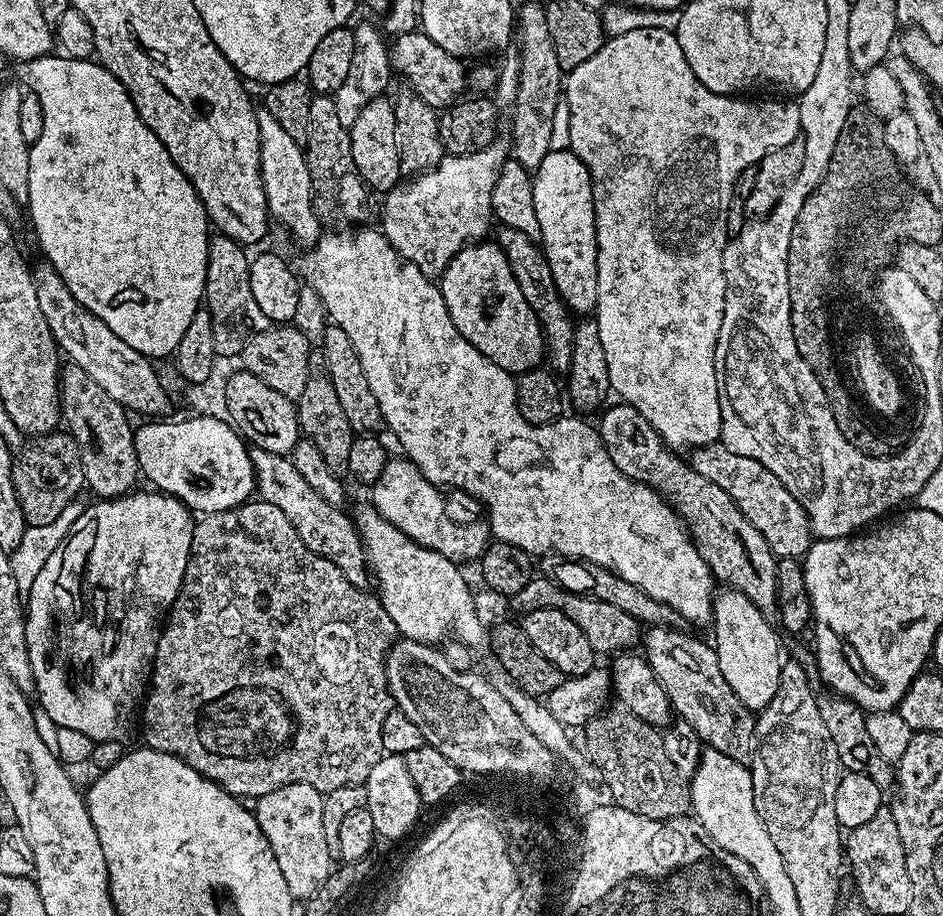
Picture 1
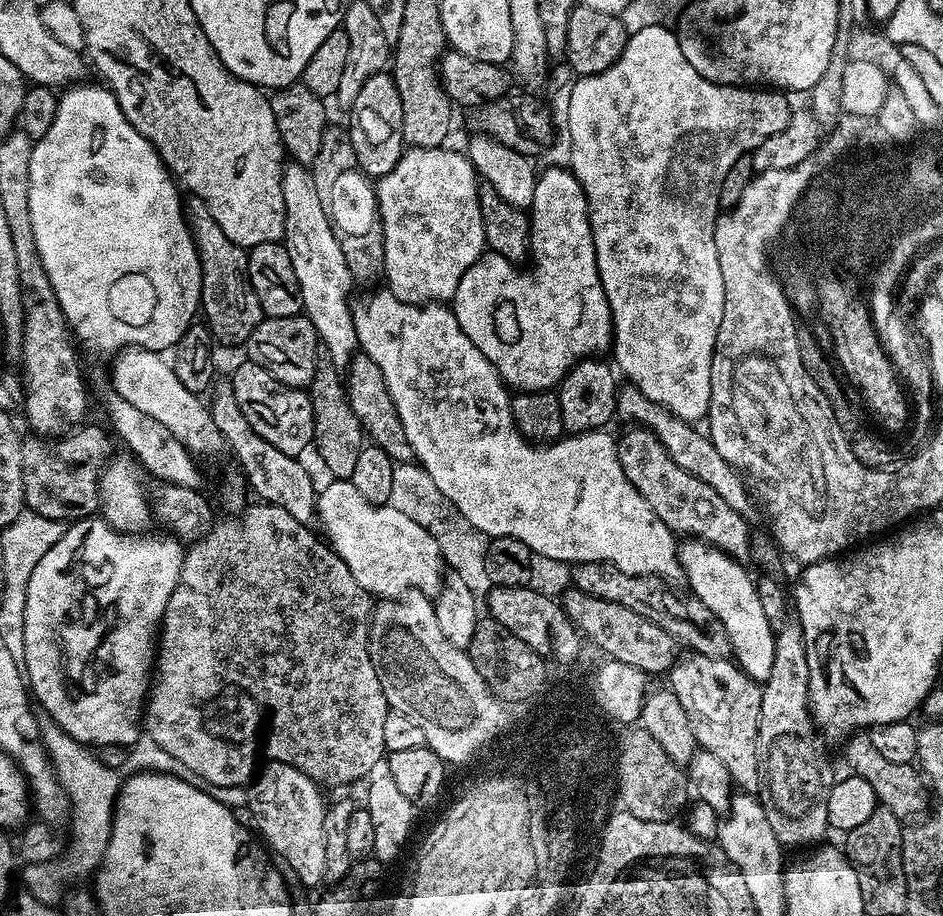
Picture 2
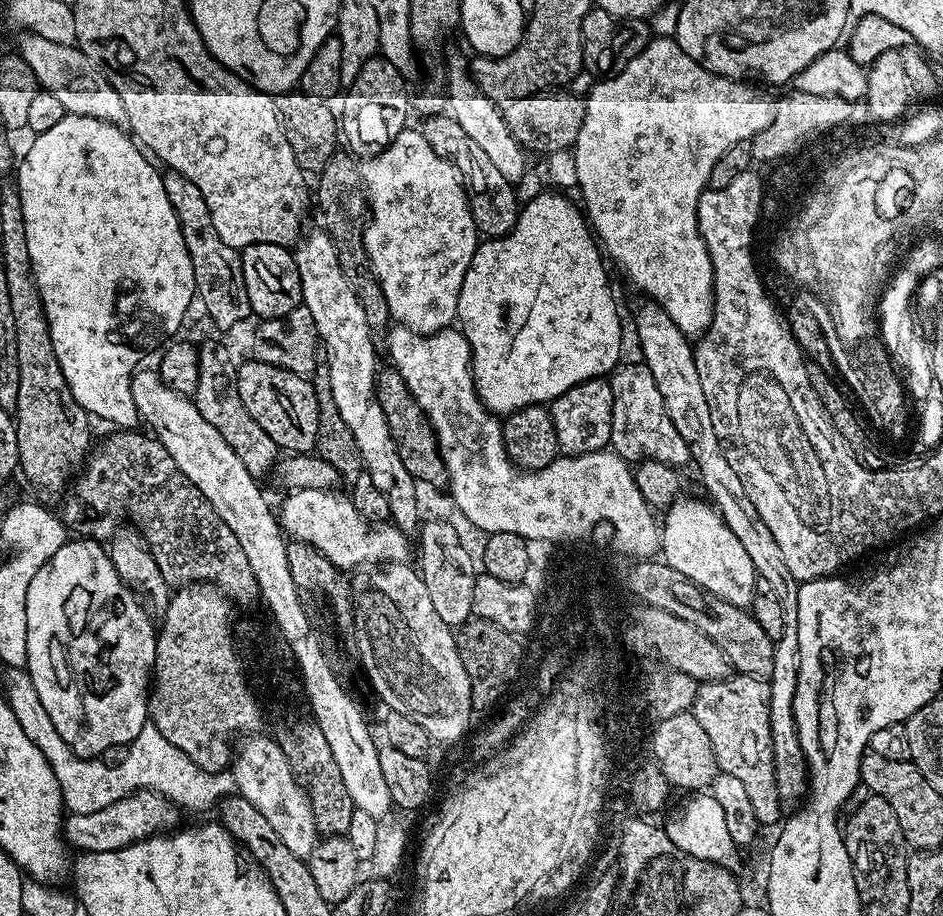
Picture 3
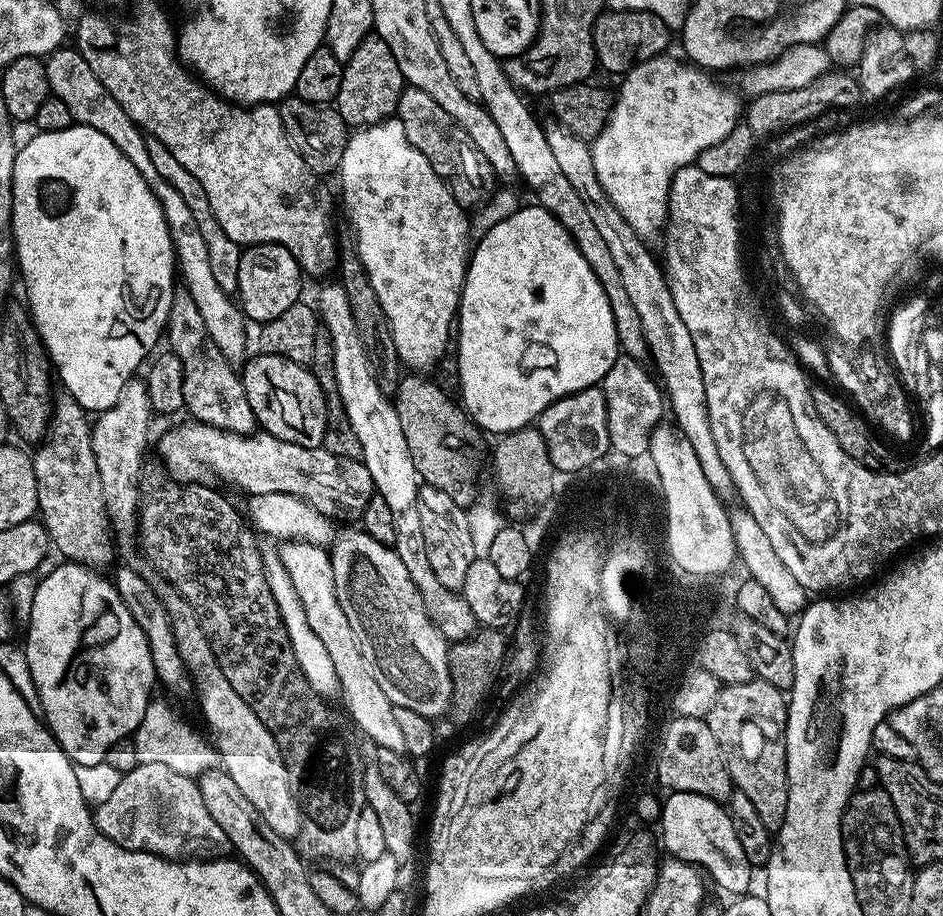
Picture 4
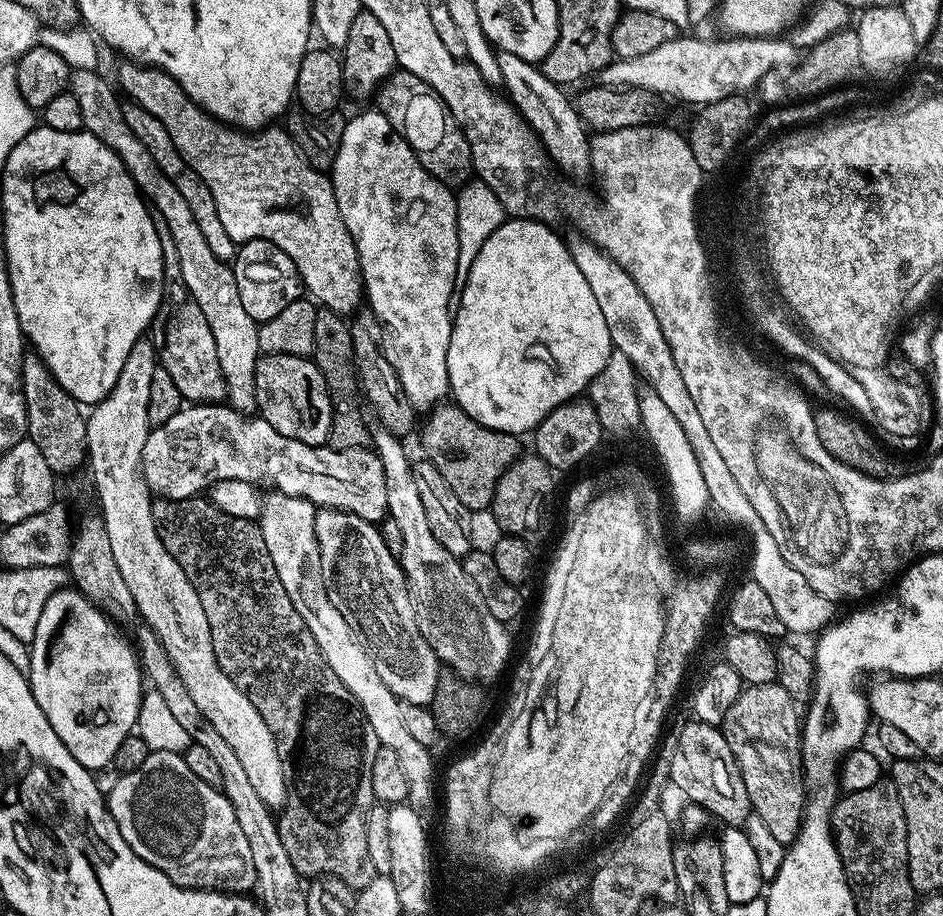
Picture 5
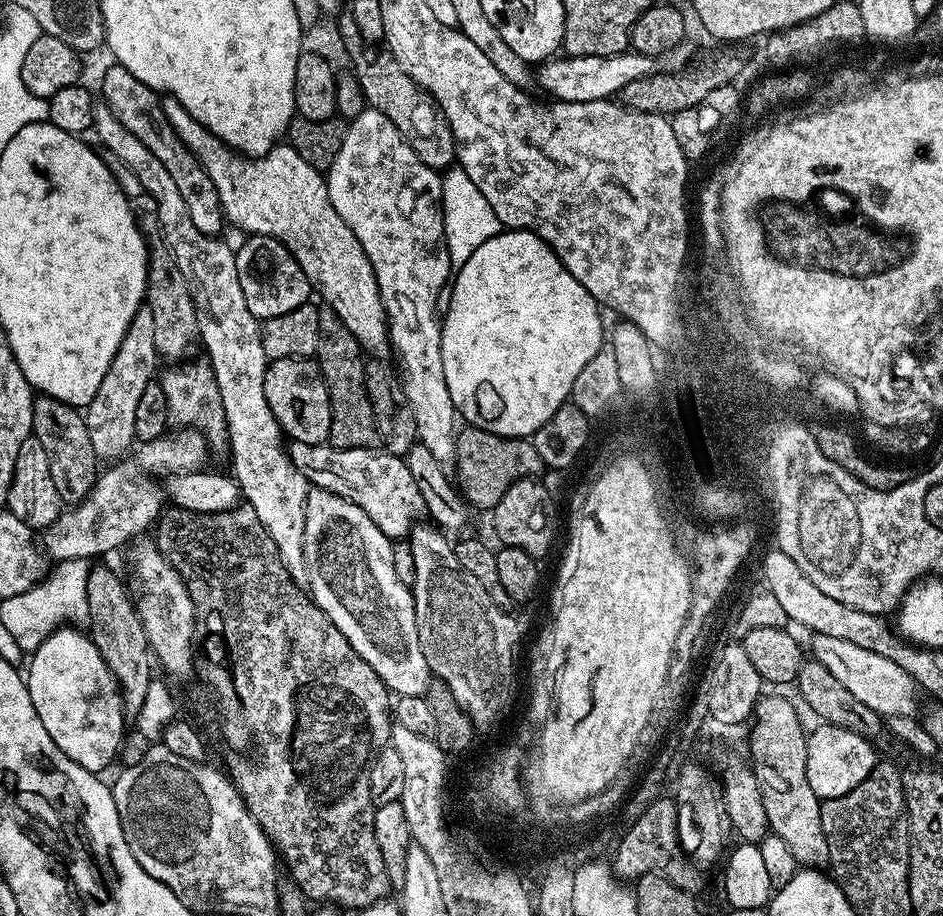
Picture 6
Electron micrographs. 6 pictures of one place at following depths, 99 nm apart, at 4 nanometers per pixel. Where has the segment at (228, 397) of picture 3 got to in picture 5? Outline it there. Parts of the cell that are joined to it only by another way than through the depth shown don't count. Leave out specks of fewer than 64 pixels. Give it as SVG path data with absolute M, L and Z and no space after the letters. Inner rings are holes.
M179 282L164 285L164 297L156 319L150 325L152 347L156 349L159 367L174 378L181 397L192 404L219 404L227 401L228 387L222 378L222 368L218 366L218 350L214 346L214 334L210 334L210 322L198 310L198 302Z

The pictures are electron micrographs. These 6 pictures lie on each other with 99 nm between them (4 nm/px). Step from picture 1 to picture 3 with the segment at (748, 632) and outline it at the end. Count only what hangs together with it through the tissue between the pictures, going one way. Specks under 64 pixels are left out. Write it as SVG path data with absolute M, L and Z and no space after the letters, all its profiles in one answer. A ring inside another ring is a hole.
M677 499L667 509L668 517L662 520L660 546L664 563L678 570L678 574L686 574L686 578L690 578L704 591L747 609L751 605L758 579L754 562L750 562L750 554L746 554L742 542L730 534L730 526L726 526L711 503L703 499L684 499Z

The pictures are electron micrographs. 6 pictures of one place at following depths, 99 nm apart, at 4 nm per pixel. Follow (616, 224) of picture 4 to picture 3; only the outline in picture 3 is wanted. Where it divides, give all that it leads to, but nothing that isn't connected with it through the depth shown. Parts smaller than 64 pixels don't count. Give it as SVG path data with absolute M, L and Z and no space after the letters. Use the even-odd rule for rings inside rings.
M644 302L636 312L636 340L640 343L642 362L654 374L654 383L662 393L662 402L666 402L666 414L670 414L670 422L674 422L674 430L682 434L682 442L692 455L691 463L696 464L700 471L700 480L708 491L707 499L711 501L720 517L730 526L730 534L742 542L746 554L750 554L750 562L754 562L757 577L766 582L778 594L778 602L782 605L782 638L774 641L774 670L767 677L770 690L770 734L774 750L774 770L776 785L781 801L799 801L805 795L808 782L808 763L802 754L802 746L798 742L796 723L794 722L794 694L798 686L798 666L800 651L798 650L798 590L801 581L790 574L786 567L786 558L782 558L782 550L778 550L778 542L774 542L774 534L770 534L770 526L762 522L762 514L758 514L754 502L750 502L750 494L746 494L746 486L740 473L730 466L726 458L722 441L714 434L714 422L710 418L710 402L706 385L700 381L698 366L693 345L689 337L684 335L678 326L666 314L666 310L655 302Z

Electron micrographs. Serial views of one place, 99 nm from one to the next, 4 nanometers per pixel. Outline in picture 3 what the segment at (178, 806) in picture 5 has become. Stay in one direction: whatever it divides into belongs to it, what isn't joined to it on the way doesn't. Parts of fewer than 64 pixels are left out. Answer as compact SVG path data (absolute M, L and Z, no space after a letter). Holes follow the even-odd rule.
M140 789L94 814L67 815L62 824L62 835L69 845L77 842L81 851L109 852L173 831L179 825L177 813L175 805L160 792Z

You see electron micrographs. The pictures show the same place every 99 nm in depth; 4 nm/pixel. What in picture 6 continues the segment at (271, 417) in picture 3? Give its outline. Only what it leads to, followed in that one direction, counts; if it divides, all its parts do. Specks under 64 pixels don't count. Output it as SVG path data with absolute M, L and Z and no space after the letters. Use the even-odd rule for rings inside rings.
M295 356L271 361L266 370L266 402L280 424L281 433L289 441L303 444L323 444L330 434L332 407L328 397L328 387L320 375L320 365L315 359Z

